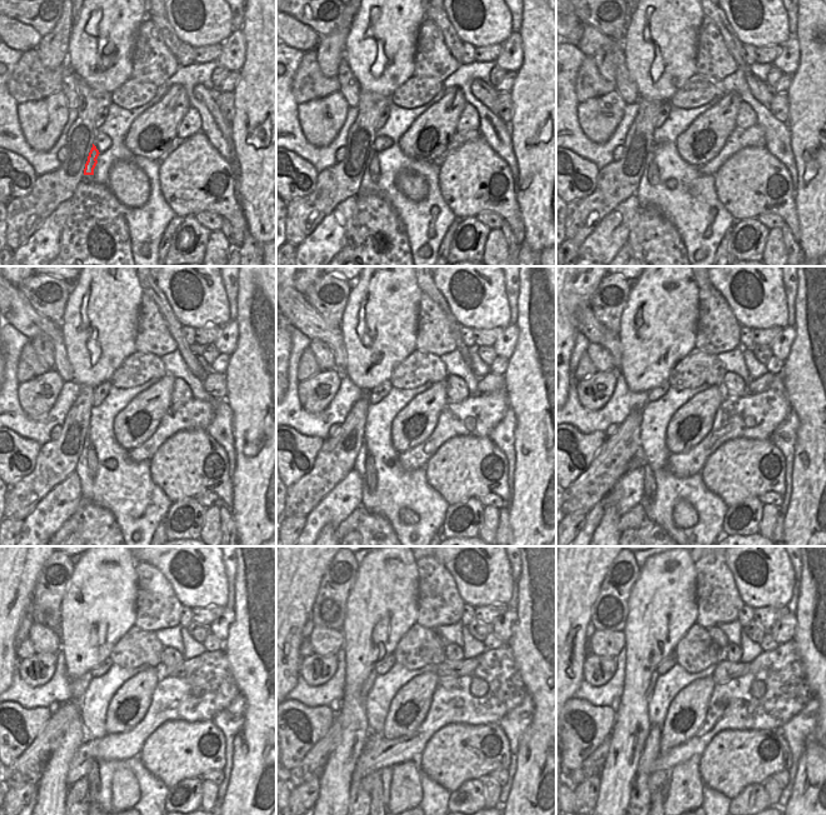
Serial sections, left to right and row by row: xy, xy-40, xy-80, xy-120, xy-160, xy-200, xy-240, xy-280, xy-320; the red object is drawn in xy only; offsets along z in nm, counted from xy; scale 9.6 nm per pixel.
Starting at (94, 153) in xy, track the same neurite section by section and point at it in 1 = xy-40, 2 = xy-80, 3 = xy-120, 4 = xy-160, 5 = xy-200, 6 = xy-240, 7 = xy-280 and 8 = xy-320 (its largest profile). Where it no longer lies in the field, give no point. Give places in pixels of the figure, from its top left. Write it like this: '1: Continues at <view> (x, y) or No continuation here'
1: Continues at xy-40 (371, 168)
2: Continues at xy-80 (651, 168)
3: Continues at xy-120 (90, 453)
4: Continues at xy-160 (370, 479)
5: Continues at xy-200 (650, 488)
6: Continues at xy-240 (93, 774)
7: Continues at xy-280 (376, 791)
8: Continues at xy-320 (656, 800).

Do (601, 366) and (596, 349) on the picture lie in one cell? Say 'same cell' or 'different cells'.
same cell

